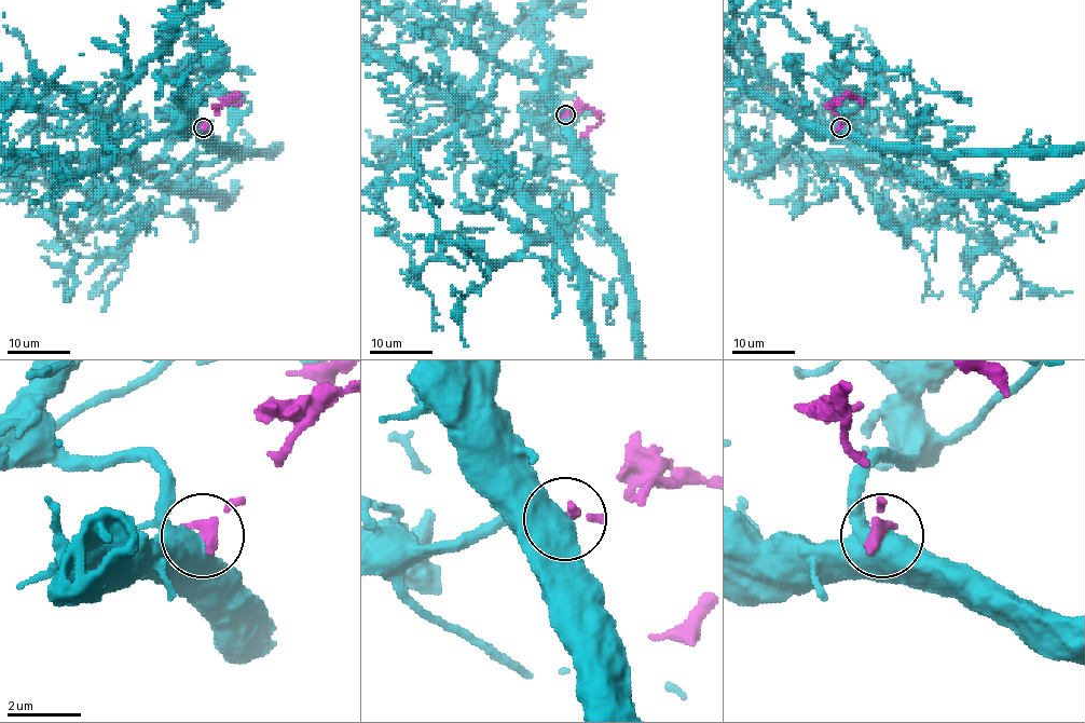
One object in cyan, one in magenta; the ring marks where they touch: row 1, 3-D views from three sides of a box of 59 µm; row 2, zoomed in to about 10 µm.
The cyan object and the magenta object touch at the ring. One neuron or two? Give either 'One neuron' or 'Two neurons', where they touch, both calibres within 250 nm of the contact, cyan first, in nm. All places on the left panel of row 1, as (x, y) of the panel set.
Two neurons. Place: (203, 127). Thickness 700 nm (cyan) against 360 nm

